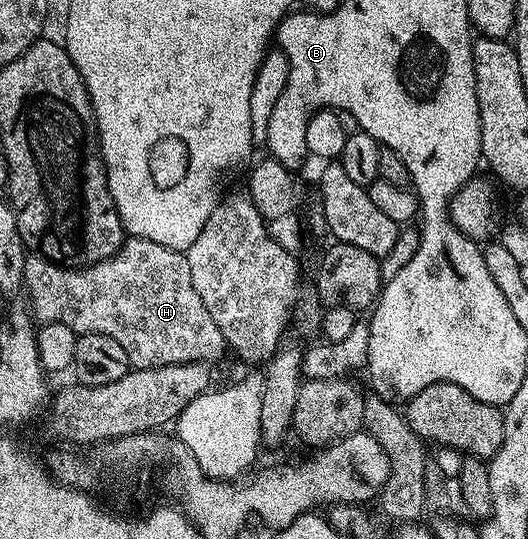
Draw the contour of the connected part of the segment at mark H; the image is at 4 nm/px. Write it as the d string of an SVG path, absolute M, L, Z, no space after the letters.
M129 237L110 259L90 267L62 267L47 257L29 253L23 277L38 324L58 323L78 335L99 333L111 337L123 345L134 368L214 361L227 351L223 333L211 321L191 283L184 251Z

